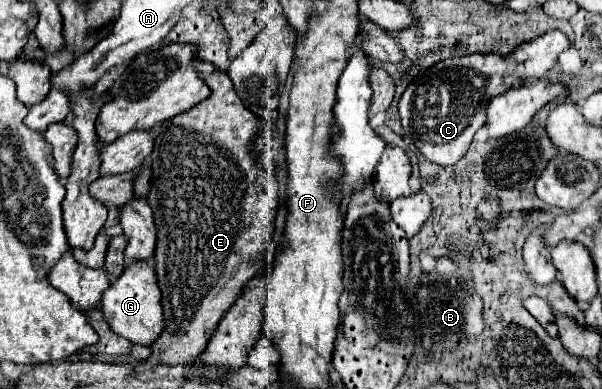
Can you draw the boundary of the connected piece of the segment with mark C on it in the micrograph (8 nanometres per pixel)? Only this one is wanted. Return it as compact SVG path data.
M560 31L524 43L514 55L466 55L444 59L418 75L402 95L400 117L406 135L414 141L420 153L438 165L454 165L466 155L474 133L486 123L488 101L506 93L516 83L526 79L540 79L558 61L558 55L570 47L570 41Z

